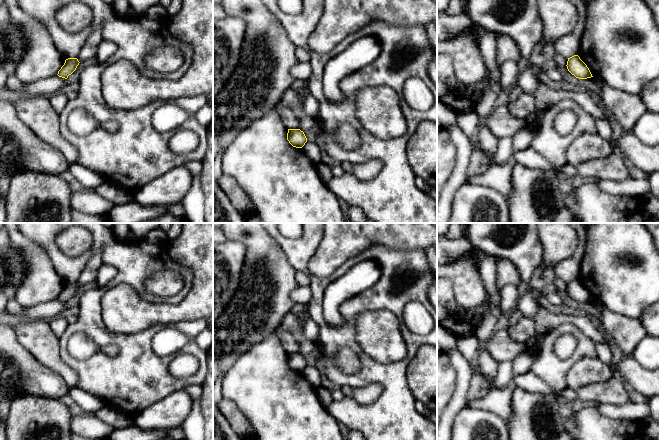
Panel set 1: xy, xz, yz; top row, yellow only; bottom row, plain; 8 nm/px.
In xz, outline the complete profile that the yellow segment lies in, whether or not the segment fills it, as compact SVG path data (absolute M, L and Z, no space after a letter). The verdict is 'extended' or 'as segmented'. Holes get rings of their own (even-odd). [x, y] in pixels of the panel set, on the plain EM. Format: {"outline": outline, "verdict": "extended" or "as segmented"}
{"outline": "M288 353L287 364L296 372L302 372L307 366L307 362L300 353Z", "verdict": "as segmented"}

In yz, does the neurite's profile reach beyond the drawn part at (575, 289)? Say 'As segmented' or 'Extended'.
As segmented

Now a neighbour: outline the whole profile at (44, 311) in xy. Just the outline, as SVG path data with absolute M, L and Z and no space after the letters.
M58 299L37 304L32 307L26 307L17 316L21 320L50 320L56 316L59 316L64 309L66 309L66 303L59 301Z

